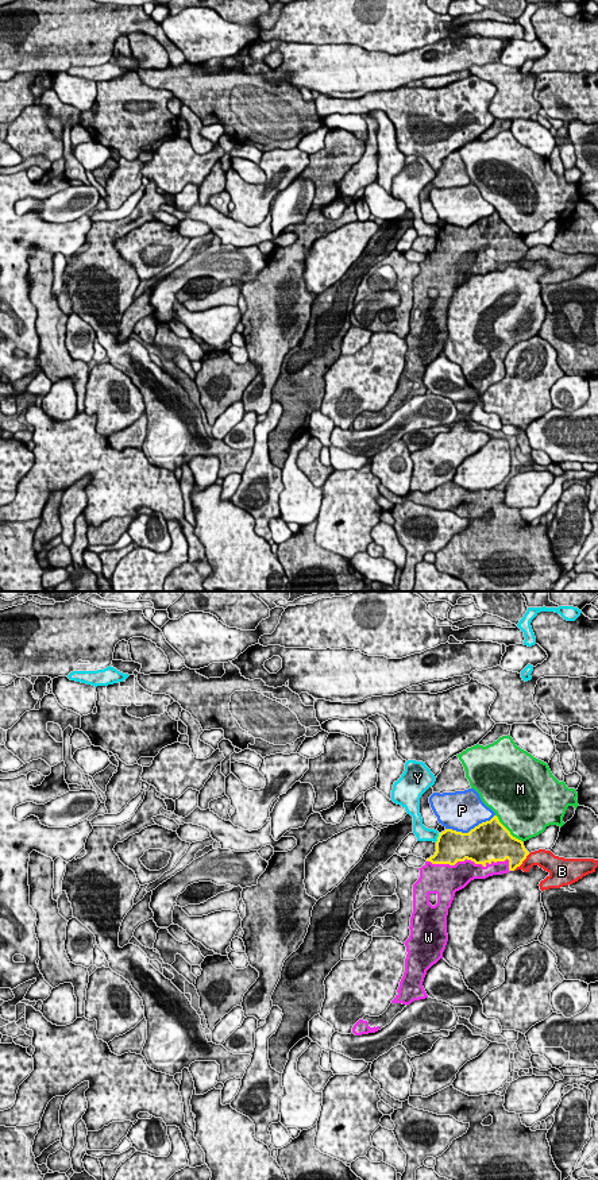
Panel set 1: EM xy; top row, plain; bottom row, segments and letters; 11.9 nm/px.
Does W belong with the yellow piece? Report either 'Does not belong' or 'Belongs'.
Belongs

